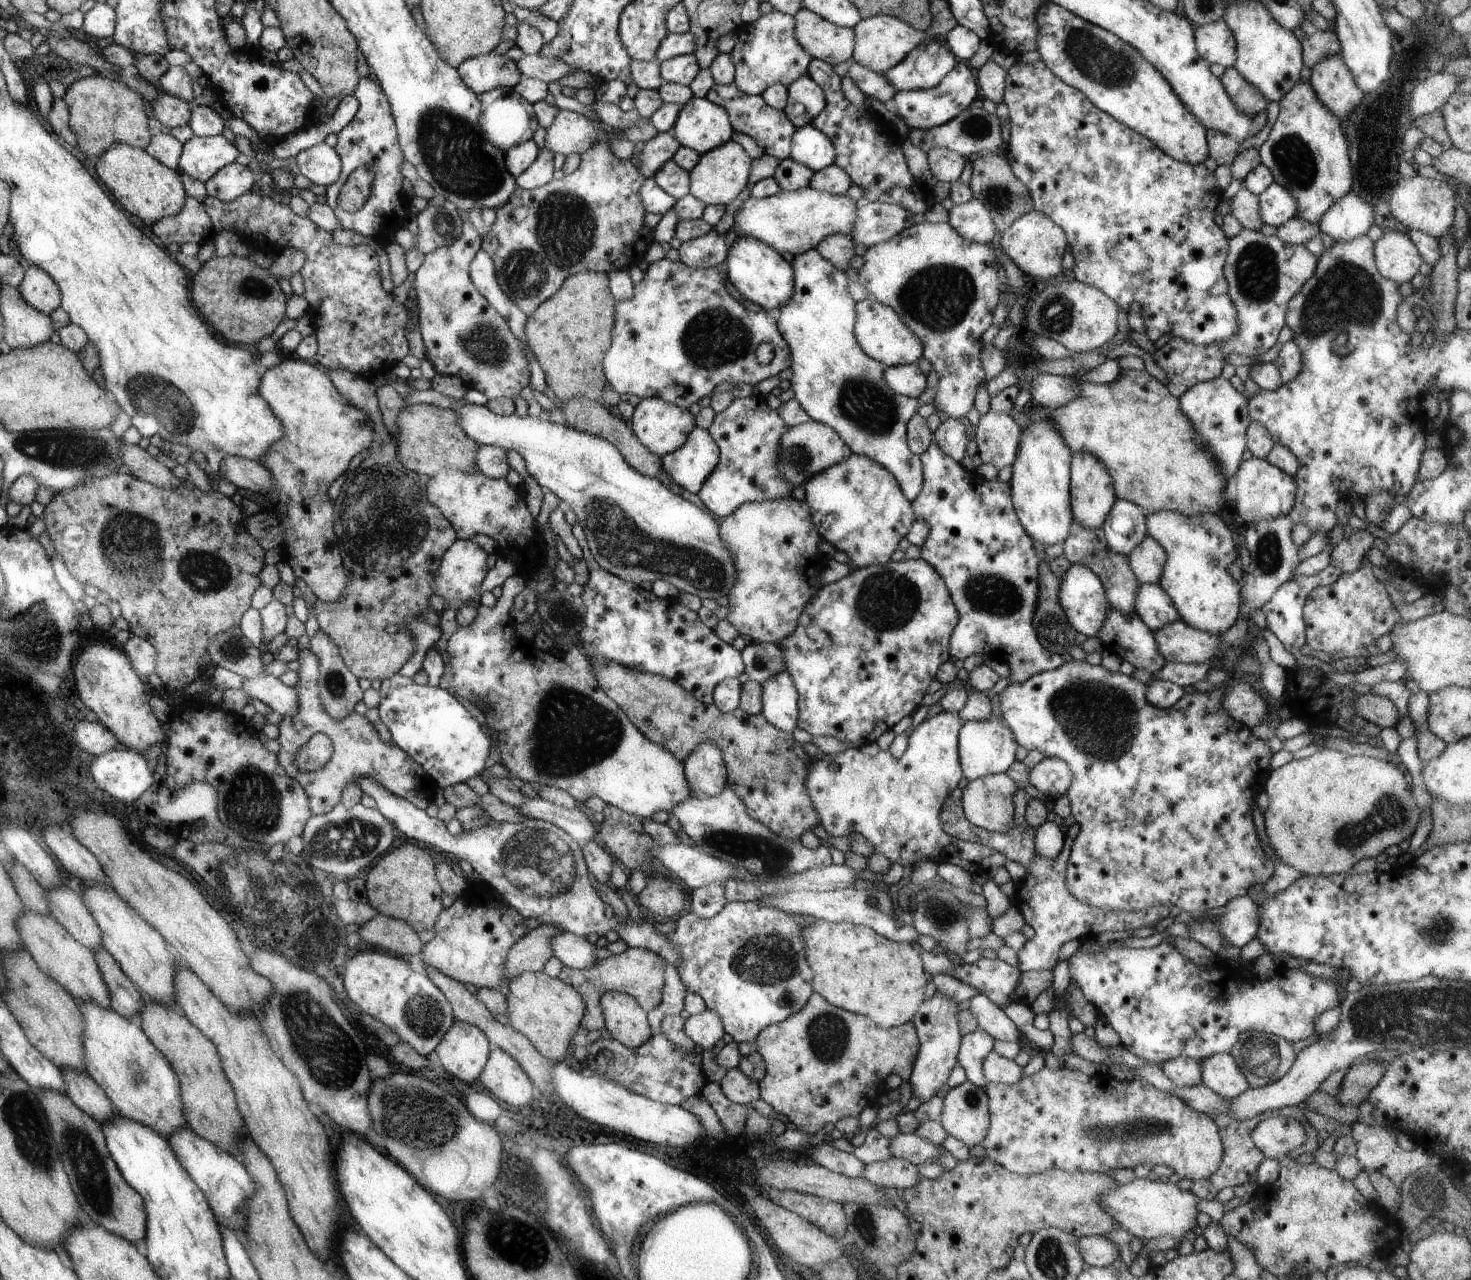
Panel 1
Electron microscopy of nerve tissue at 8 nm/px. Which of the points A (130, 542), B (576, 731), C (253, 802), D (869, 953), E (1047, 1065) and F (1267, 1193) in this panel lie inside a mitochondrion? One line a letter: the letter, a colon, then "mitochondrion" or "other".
A: mitochondrion
B: mitochondrion
C: mitochondrion
D: other
E: other
F: other

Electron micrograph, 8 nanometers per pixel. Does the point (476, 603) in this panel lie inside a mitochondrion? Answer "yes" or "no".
no

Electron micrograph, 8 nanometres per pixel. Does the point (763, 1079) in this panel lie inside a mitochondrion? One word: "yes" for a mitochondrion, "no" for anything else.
no

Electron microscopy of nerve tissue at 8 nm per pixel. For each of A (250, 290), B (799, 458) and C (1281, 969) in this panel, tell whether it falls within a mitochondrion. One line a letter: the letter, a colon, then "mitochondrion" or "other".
A: mitochondrion
B: mitochondrion
C: other

